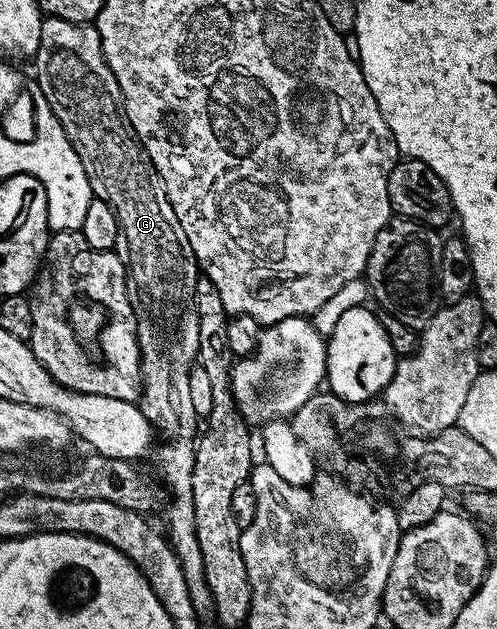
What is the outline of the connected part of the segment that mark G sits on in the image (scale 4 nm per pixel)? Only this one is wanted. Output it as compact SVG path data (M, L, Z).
M46 17L41 24L41 43L35 55L36 62L37 89L43 92L51 112L55 112L67 132L67 140L71 140L71 148L75 148L75 156L79 156L83 172L87 172L87 180L93 189L94 198L108 204L111 212L115 212L115 220L119 224L115 253L121 257L121 263L125 266L127 296L135 312L137 343L141 353L139 405L149 425L160 437L162 434L166 438L166 442L161 447L158 445L156 450L158 449L157 470L161 473L159 478L169 497L163 510L163 515L165 514L166 520L169 521L167 537L174 553L177 554L194 609L198 612L208 611L212 607L213 597L205 583L203 556L199 552L199 542L195 536L193 507L193 465L197 455L195 435L198 433L199 416L191 401L189 368L197 362L199 348L199 320L193 303L193 292L199 277L197 259L194 258L191 244L175 216L175 208L171 208L164 180L153 167L153 162L138 142L137 135L129 127L125 106L121 103L121 89L103 56L101 37L96 25Z

